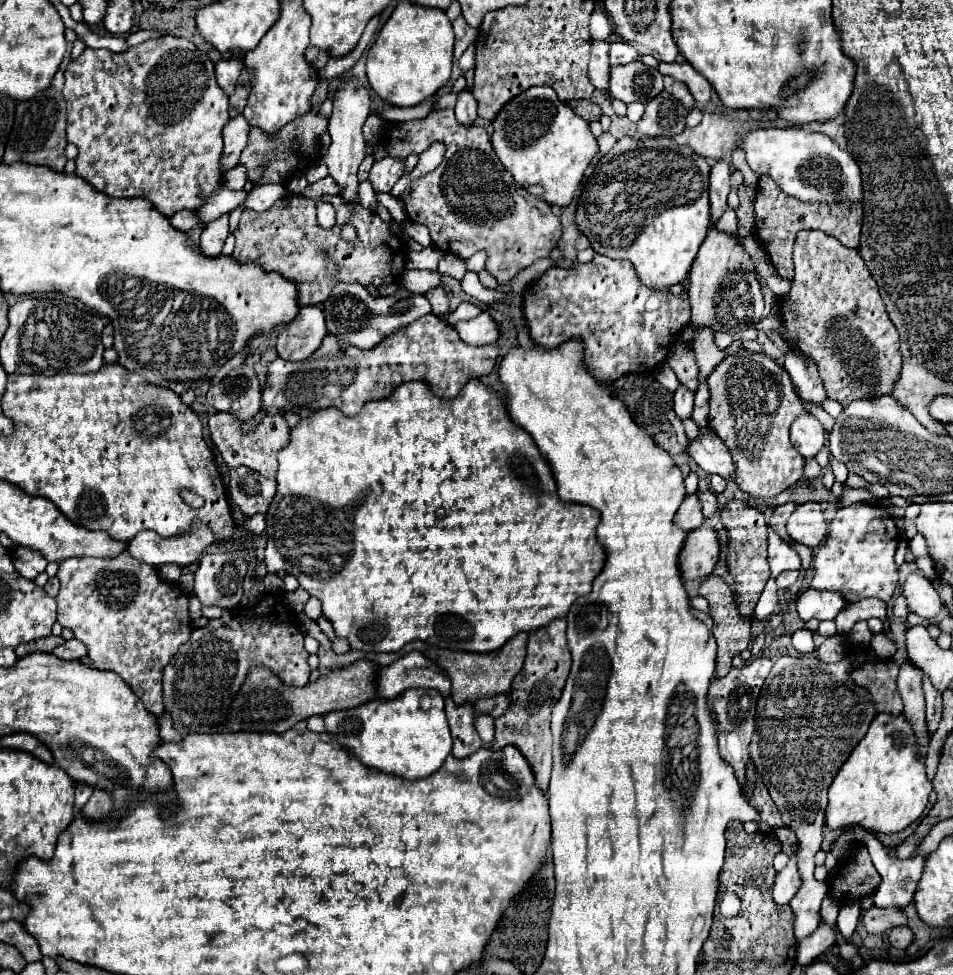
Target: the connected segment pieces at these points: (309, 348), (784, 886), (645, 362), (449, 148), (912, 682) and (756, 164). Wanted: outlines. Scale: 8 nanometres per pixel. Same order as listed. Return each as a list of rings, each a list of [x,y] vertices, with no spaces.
[[[302,307],[298,317],[278,335],[278,357],[288,361],[308,359],[326,337],[324,315],[320,307]]]
[[[798,845],[792,847],[788,865],[776,875],[776,883],[774,883],[774,901],[780,903],[780,905],[790,903],[790,899],[796,895],[798,887],[802,885],[802,877],[800,877],[800,871],[798,871],[796,855],[798,855]]]
[[[594,255],[590,263],[574,263],[572,269],[550,269],[534,285],[530,285],[524,293],[524,317],[536,345],[552,349],[570,337],[580,337],[586,347],[586,367],[592,375],[598,379],[616,381],[626,373],[652,371],[664,361],[668,349],[662,347],[668,347],[672,337],[690,321],[690,303],[672,295],[670,301],[666,301],[666,291],[644,287],[630,261]]]
[[[454,109],[432,111],[426,119],[408,123],[390,123],[384,129],[388,155],[406,159],[412,151],[420,153],[434,141],[446,143],[444,161],[428,175],[414,179],[402,193],[408,219],[422,223],[430,229],[432,245],[448,249],[462,259],[472,257],[476,251],[486,249],[486,271],[496,277],[500,285],[514,279],[520,269],[530,267],[534,261],[544,259],[558,245],[562,237],[562,223],[552,213],[552,207],[524,191],[514,177],[504,171],[496,157],[488,133],[478,125],[462,125],[454,117]]]
[[[908,657],[902,659],[898,673],[898,691],[904,701],[906,719],[914,725],[918,733],[920,753],[926,755],[928,735],[926,735],[926,715],[924,715],[924,693],[922,693],[922,671],[914,669],[914,663],[908,663]]]
[[[770,127],[750,131],[744,135],[740,147],[746,151],[746,161],[752,171],[772,177],[784,193],[800,201],[824,205],[836,205],[842,201],[848,205],[862,203],[862,177],[858,163],[828,135],[810,133],[800,127]]]

